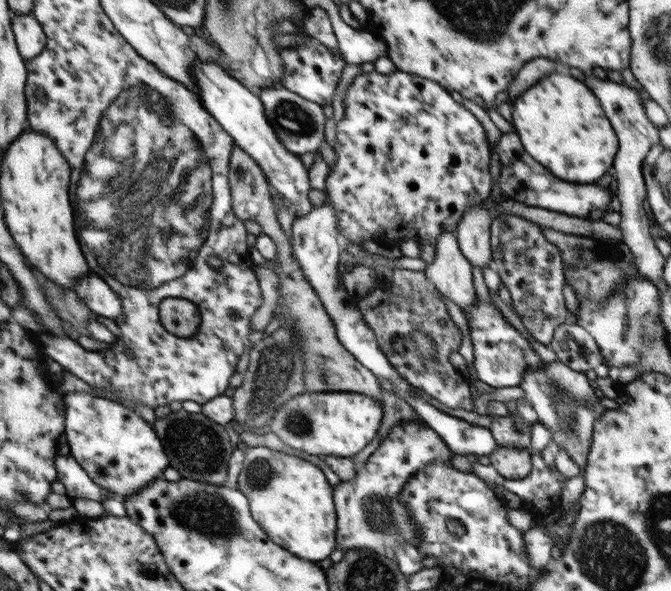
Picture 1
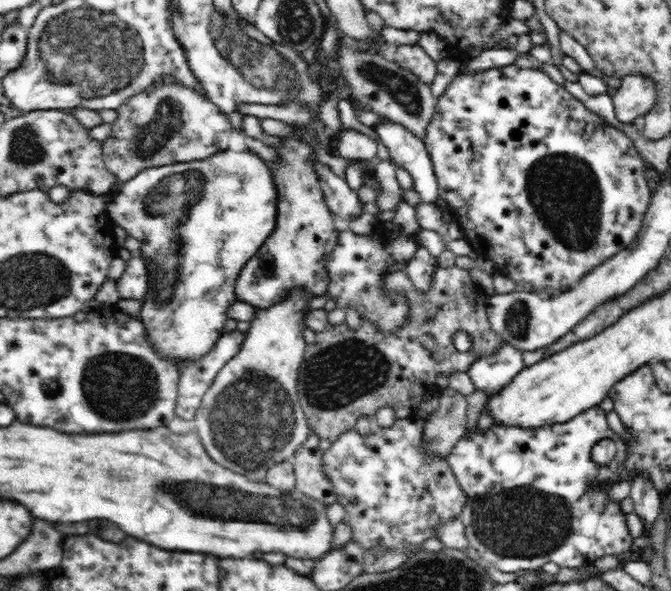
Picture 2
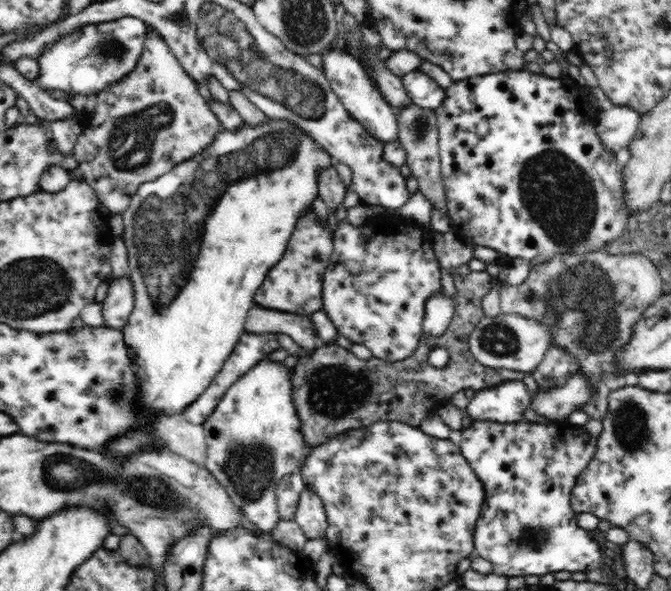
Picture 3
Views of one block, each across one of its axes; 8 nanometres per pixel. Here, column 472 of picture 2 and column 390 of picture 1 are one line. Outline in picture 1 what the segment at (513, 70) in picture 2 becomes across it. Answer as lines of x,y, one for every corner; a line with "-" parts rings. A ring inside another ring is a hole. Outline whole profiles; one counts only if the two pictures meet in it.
400,69
390,74
380,74
374,70
369,73
357,75
343,98
344,116
337,123
336,143
333,150
336,154
334,168
329,169
326,177
324,191
327,199
331,202
337,214
337,229
341,240
360,242
361,240
373,240
382,246
398,247
402,242
412,239
419,244
435,245
443,232
455,232
466,210
476,206
489,206
490,191
492,190
493,178
489,171
491,150
487,130
469,109
460,104
444,90
440,84
426,80
422,76
411,75

